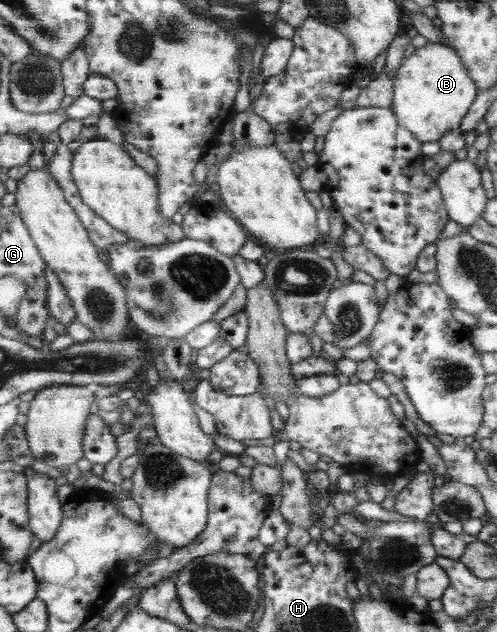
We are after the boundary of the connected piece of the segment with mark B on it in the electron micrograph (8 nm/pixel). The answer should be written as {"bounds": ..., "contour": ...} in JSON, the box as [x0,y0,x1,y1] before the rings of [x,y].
{"bounds":[393,42,477,143],"contour":[[[428,42],[415,48],[404,58],[393,82],[393,112],[397,121],[420,143],[437,142],[450,131],[459,129],[462,118],[468,113],[477,95],[476,84],[462,64],[460,56],[441,42]]]}

